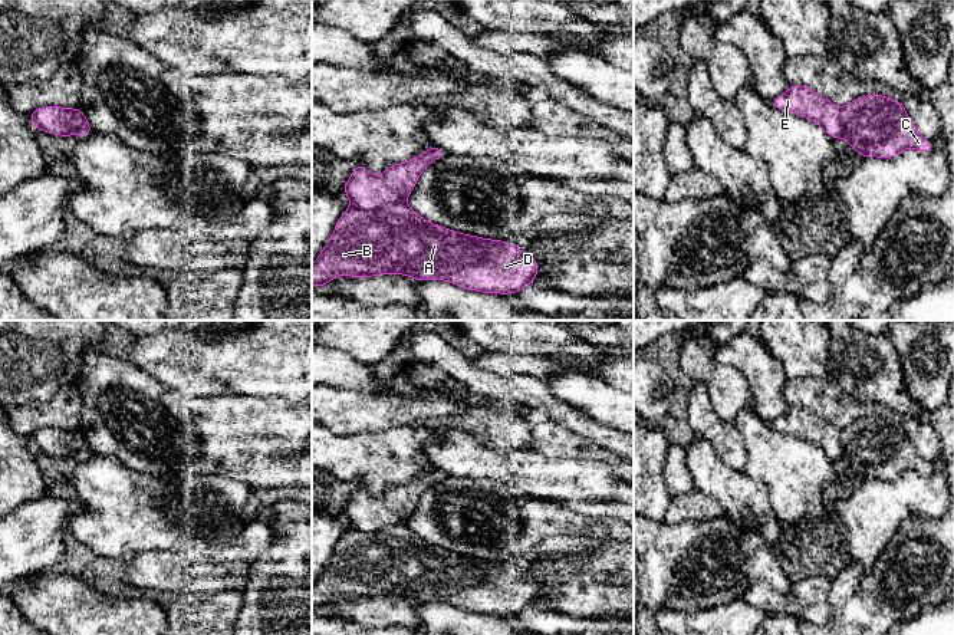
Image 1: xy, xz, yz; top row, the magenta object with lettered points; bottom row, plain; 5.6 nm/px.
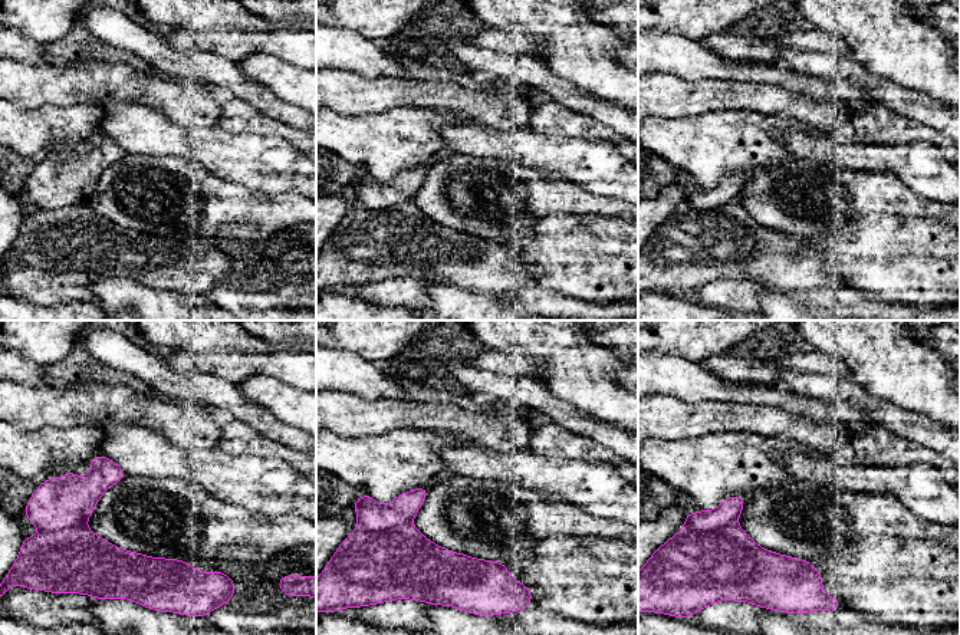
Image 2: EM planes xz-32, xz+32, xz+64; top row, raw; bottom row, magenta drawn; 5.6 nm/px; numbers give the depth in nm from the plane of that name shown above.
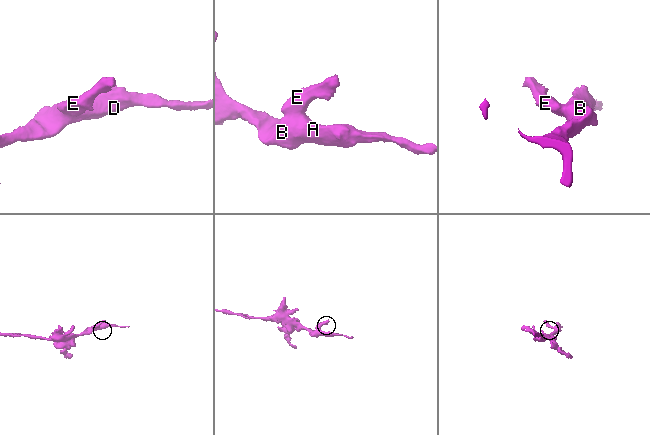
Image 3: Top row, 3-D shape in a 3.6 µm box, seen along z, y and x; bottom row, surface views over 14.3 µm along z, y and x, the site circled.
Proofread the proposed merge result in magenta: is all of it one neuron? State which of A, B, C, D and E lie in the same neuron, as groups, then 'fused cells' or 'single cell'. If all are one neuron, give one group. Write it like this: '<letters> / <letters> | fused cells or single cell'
A B C D / E | fused cells

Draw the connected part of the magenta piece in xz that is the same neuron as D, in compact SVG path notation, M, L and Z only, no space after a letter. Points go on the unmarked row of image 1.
M398 523L378 532L343 533L312 586L312 608L322 609L342 596L402 596L504 618L534 605L537 592L537 582L524 570L430 544Z

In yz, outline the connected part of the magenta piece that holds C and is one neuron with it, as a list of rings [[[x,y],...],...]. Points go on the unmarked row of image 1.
[[[879,415],[856,420],[840,430],[842,460],[862,480],[894,480],[907,470],[931,474],[934,465],[922,460],[905,434],[902,422]]]

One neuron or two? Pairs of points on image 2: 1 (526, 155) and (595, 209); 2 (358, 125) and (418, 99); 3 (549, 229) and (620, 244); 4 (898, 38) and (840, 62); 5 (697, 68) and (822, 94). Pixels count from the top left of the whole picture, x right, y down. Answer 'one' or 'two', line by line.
1: two
2: two
3: one
4: two
5: one

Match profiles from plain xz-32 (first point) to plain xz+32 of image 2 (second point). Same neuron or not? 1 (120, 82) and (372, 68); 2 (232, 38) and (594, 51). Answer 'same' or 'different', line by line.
1: different
2: different

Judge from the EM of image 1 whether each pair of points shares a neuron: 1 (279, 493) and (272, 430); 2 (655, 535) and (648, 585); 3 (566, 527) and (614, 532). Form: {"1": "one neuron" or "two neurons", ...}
{"1": "two neurons", "2": "one neuron", "3": "one neuron"}

